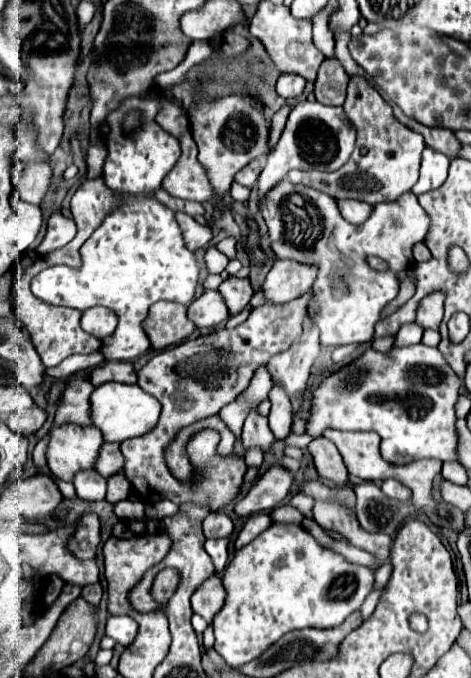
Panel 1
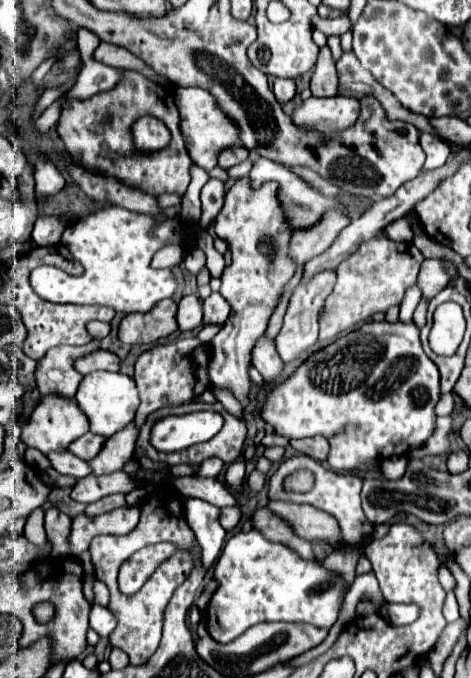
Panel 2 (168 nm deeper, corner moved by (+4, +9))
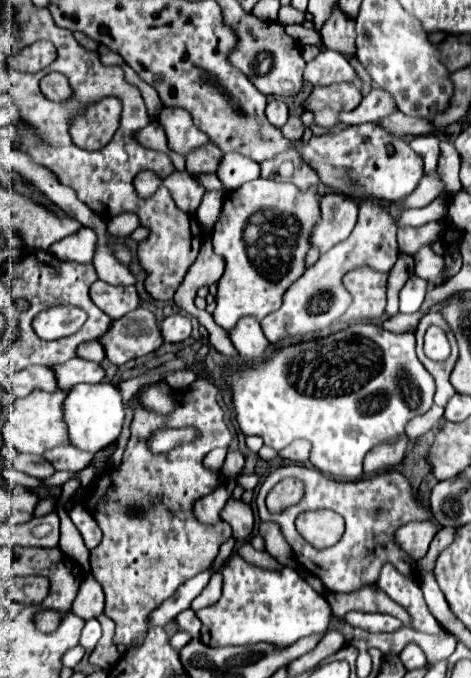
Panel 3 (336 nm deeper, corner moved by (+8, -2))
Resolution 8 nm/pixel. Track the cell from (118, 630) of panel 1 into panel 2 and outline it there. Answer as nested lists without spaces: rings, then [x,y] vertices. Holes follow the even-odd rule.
[[[93,605],[91,607],[91,615],[89,615],[89,625],[91,629],[95,629],[101,637],[109,637],[113,633],[113,629],[117,627],[117,619],[115,615],[103,607],[103,605]]]

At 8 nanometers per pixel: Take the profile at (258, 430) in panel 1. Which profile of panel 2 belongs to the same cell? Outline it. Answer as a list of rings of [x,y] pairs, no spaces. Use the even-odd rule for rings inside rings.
[[[239,179],[225,195],[225,205],[215,221],[215,233],[229,243],[231,251],[231,265],[227,265],[221,275],[221,295],[231,303],[231,313],[223,329],[211,341],[213,365],[209,365],[209,377],[213,387],[233,393],[245,409],[251,389],[251,351],[265,333],[285,283],[295,273],[295,265],[287,257],[291,229],[285,225],[281,205],[277,205],[277,185],[269,183],[259,191],[251,191],[249,179]]]

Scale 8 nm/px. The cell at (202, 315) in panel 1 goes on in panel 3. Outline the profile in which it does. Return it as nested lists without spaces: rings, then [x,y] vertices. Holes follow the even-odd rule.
[[[171,314],[161,322],[159,330],[165,342],[183,342],[191,334],[191,322],[183,314]]]

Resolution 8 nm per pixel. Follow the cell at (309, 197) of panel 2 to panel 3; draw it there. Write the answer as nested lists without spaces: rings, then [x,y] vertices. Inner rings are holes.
[[[227,152],[221,158],[221,164],[217,168],[217,176],[223,182],[223,186],[229,190],[237,190],[245,182],[251,182],[259,178],[259,164],[255,160],[249,160],[243,154]]]

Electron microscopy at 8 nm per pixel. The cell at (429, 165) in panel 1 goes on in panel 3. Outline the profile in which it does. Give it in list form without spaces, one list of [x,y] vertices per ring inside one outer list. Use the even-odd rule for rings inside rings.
[[[435,134],[417,136],[413,138],[411,148],[425,160],[425,174],[433,174],[439,160],[439,136]]]

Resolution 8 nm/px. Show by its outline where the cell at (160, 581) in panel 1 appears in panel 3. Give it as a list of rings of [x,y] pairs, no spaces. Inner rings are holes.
[[[197,378],[189,386],[189,390],[175,394],[175,402],[177,402],[175,410],[169,414],[157,414],[141,404],[135,406],[131,438],[121,458],[121,464],[115,470],[101,472],[85,488],[85,494],[81,500],[83,506],[97,520],[99,528],[103,530],[101,544],[95,550],[91,550],[91,572],[95,580],[103,586],[105,614],[117,624],[115,638],[113,638],[115,644],[125,644],[125,646],[141,644],[141,640],[145,638],[145,630],[147,630],[149,612],[153,612],[153,608],[157,608],[163,600],[173,596],[173,592],[185,580],[207,570],[209,564],[215,560],[219,546],[231,536],[231,526],[227,522],[219,520],[217,524],[209,526],[209,524],[201,524],[193,514],[195,502],[225,482],[221,472],[213,472],[203,466],[203,458],[213,448],[227,448],[231,442],[231,432],[223,422],[223,410],[217,404],[217,388],[203,378]],[[185,426],[193,426],[195,430],[199,430],[199,438],[195,438],[193,442],[179,444],[167,454],[155,454],[149,450],[149,438],[153,432],[163,430],[163,428],[185,428]],[[129,506],[141,508],[141,514],[131,516],[127,512]]]

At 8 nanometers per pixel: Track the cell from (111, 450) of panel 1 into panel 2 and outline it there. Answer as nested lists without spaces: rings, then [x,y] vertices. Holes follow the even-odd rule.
[[[85,433],[85,437],[77,439],[77,441],[69,447],[69,451],[75,453],[77,457],[81,457],[83,461],[91,461],[93,457],[99,455],[99,451],[103,449],[105,441],[107,441],[107,439],[101,437],[101,435],[97,435],[97,433]]]

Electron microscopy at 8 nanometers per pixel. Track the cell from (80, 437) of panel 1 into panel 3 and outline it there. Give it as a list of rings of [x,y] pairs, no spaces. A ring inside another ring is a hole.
[[[33,390],[25,398],[15,400],[13,412],[9,412],[7,422],[3,426],[3,438],[5,444],[15,448],[17,452],[29,452],[29,454],[43,454],[49,448],[61,446],[67,442],[67,426],[63,422],[63,400],[67,392],[57,390],[57,392],[43,392],[43,390]]]

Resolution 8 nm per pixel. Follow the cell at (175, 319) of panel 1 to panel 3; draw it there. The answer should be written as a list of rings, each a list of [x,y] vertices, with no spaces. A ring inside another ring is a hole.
[[[137,308],[119,320],[113,320],[109,330],[99,338],[105,356],[111,364],[121,366],[131,358],[145,356],[163,344],[155,316],[147,308]]]

